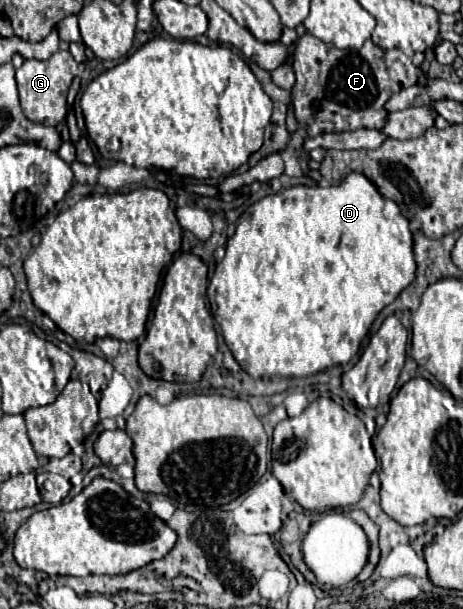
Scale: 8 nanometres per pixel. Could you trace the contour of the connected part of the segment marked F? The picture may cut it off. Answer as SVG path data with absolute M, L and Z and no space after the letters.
M303 34L293 52L295 86L291 88L293 112L297 126L307 132L309 138L323 132L339 134L357 128L383 128L387 122L385 102L399 92L419 82L421 70L413 66L399 50L385 52L375 48L371 40L357 50L339 50L323 44L311 34Z

